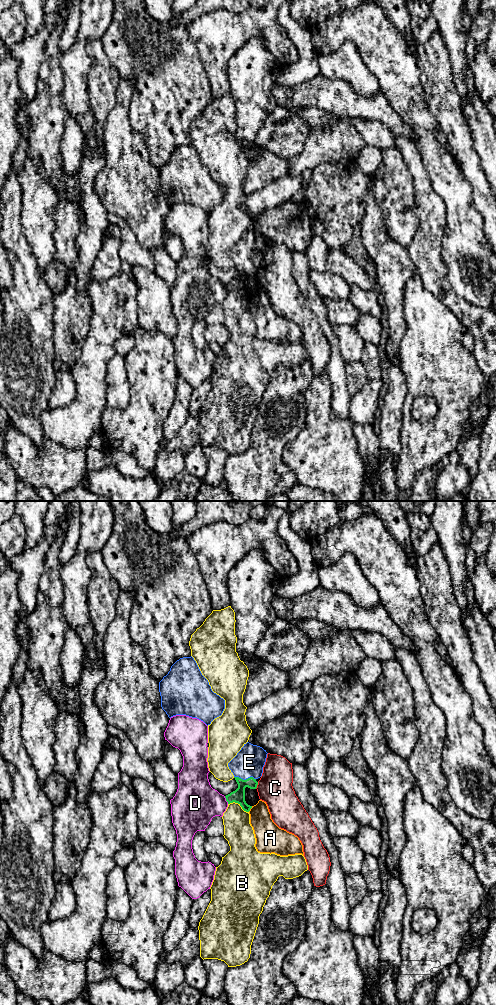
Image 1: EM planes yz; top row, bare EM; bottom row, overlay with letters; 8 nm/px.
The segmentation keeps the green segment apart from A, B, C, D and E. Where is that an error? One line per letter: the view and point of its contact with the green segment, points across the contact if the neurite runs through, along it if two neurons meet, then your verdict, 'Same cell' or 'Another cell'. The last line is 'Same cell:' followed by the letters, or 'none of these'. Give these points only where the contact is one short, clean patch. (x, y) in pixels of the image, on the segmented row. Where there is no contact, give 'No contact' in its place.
A: Touches green at yz (250, 808). Another cell
B: Touches green at yz (238, 803). Another cell
C: Touches green at yz (257, 784). Another cell
D: Touches green at yz (226, 800). Another cell
E: Touches green at yz (246, 779). Same cell
Same cell: E

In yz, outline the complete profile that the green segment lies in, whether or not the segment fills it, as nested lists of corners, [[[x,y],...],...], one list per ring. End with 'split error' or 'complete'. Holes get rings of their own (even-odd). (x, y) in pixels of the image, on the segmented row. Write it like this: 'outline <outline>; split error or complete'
outline [[[247,742],[228,763],[228,767],[238,784],[235,791],[225,796],[228,804],[235,802],[244,811],[250,811],[252,806],[245,801],[245,788],[257,788],[258,782],[256,780],[262,776],[267,754],[262,747]]]; split error

